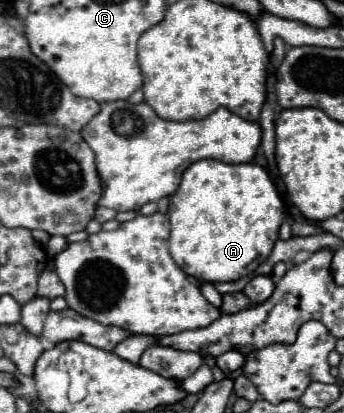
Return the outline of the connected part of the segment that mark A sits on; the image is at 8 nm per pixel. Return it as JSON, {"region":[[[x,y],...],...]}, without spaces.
{"region":[[[215,159],[195,161],[183,173],[181,185],[171,197],[169,203],[169,221],[171,221],[171,237],[169,251],[175,263],[197,281],[235,281],[253,273],[265,257],[269,257],[275,241],[279,239],[279,225],[283,221],[283,199],[279,197],[269,173],[259,163],[241,163],[227,165]]]}

